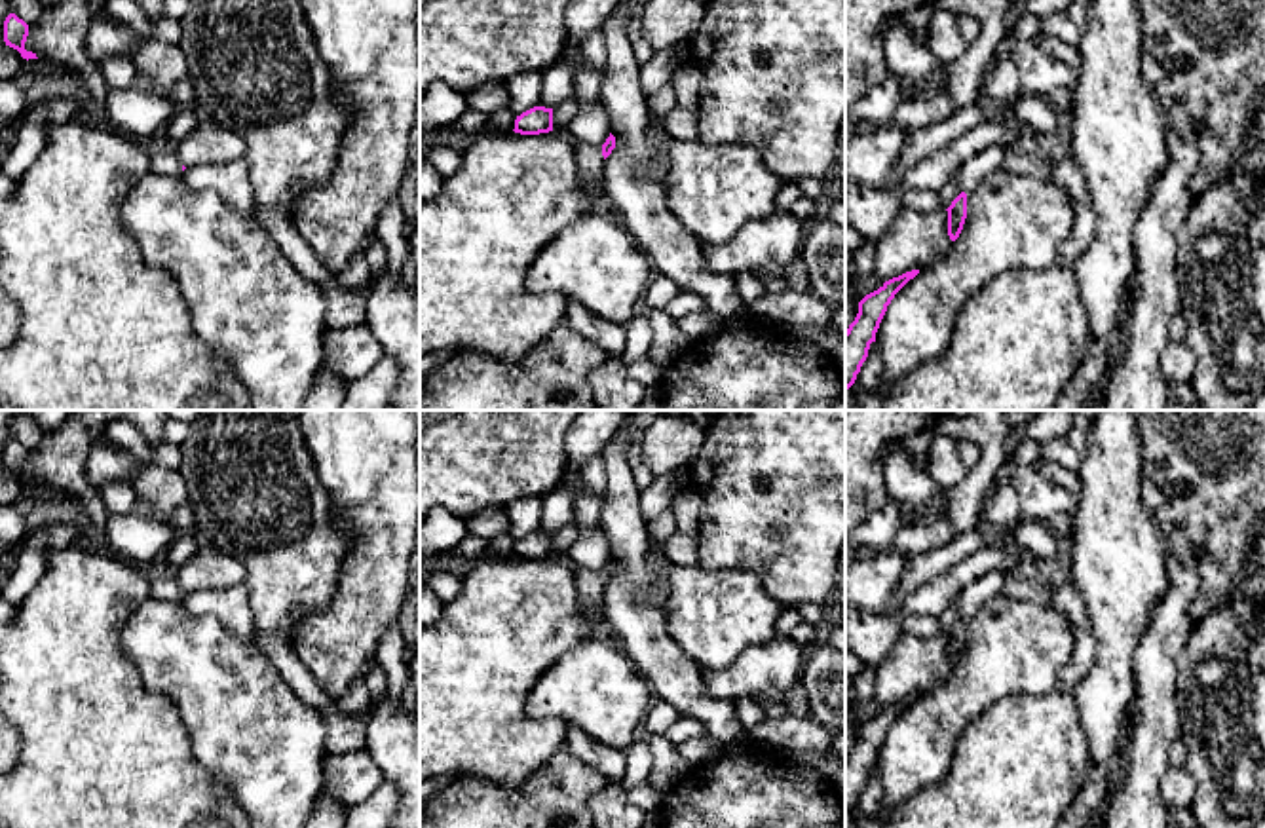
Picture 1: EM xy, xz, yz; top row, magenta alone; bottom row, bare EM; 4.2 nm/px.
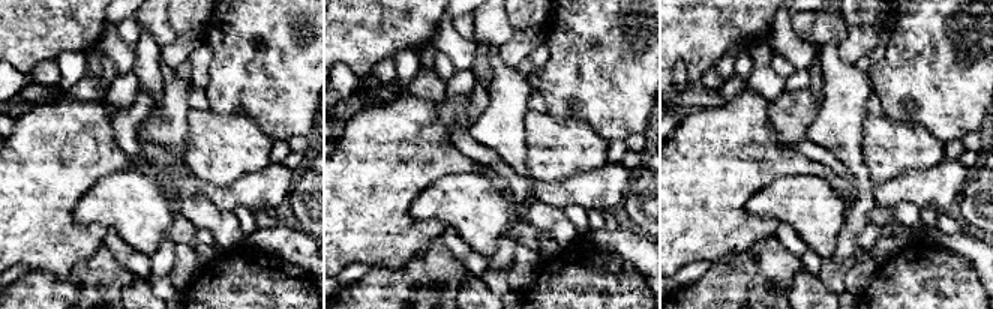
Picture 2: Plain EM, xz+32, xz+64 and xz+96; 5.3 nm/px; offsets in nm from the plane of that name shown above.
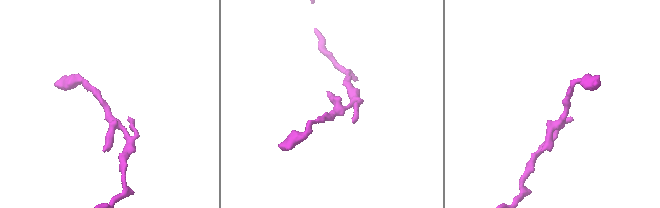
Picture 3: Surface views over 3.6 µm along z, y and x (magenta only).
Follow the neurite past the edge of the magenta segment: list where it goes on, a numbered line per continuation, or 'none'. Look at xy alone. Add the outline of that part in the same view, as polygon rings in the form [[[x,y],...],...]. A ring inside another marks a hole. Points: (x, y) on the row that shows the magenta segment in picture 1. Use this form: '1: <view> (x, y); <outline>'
1: xy (164, 160); [[[163,144],[150,146],[150,169],[158,175],[167,175],[167,177],[182,175],[180,160],[173,152],[173,148],[163,146]]]

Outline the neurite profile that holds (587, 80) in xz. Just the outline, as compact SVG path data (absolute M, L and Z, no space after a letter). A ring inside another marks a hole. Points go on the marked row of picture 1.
M581 47L574 51L566 51L564 55L570 59L574 66L574 93L576 103L581 106L593 106L600 101L600 84L602 84L602 70L596 70L587 63L581 53Z

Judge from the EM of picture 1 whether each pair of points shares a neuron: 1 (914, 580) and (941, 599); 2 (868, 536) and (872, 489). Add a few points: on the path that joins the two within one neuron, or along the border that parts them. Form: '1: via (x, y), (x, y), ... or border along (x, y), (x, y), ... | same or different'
1: border along (960, 561), (916, 587), (891, 612), (884, 610) | different
2: border along (882, 508), (874, 509), (865, 521) | different

